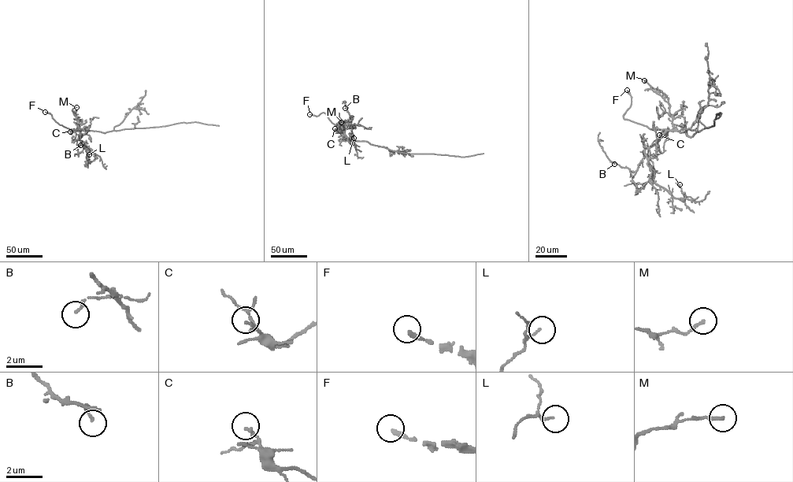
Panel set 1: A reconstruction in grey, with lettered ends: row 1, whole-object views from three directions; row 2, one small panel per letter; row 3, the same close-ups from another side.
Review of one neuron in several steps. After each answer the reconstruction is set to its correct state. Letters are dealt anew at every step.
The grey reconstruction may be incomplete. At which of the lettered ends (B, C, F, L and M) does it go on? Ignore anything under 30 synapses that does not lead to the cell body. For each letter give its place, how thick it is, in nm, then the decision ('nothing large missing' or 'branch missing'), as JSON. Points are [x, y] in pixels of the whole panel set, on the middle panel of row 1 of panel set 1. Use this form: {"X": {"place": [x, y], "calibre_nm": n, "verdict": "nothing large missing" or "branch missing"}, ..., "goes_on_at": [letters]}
{"B": {"place": [345, 108], "calibre_nm": 140, "verdict": "nothing large missing"}, "C": {"place": [335, 128], "calibre_nm": 160, "verdict": "nothing large missing"}, "F": {"place": [309, 114], "calibre_nm": 240, "verdict": "branch missing"}, "L": {"place": [353, 138], "calibre_nm": 100, "verdict": "nothing large missing"}, "M": {"place": [341, 122], "calibre_nm": 150, "verdict": "nothing large missing"}, "goes_on_at": ["F"]}

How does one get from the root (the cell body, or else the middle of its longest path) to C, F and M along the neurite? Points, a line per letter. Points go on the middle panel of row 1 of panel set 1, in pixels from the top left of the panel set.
C: (379, 146), (352, 140), (344, 131), (335, 128)
F: (379, 146), (348, 139), (324, 113), (316, 116), (309, 114)
M: (379, 146), (352, 140), (340, 133), (336, 124), (341, 122)

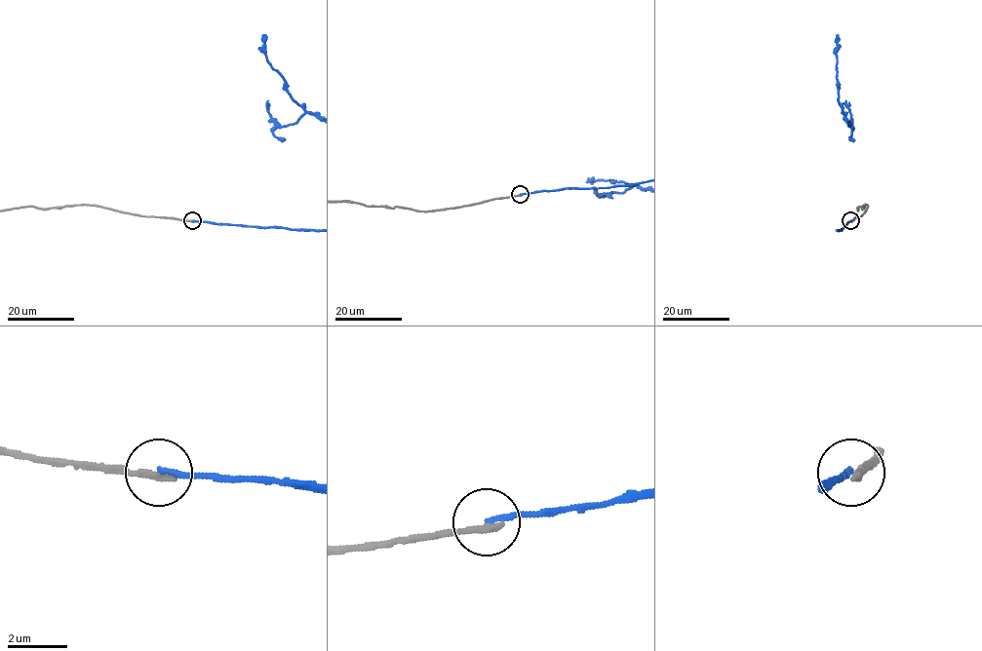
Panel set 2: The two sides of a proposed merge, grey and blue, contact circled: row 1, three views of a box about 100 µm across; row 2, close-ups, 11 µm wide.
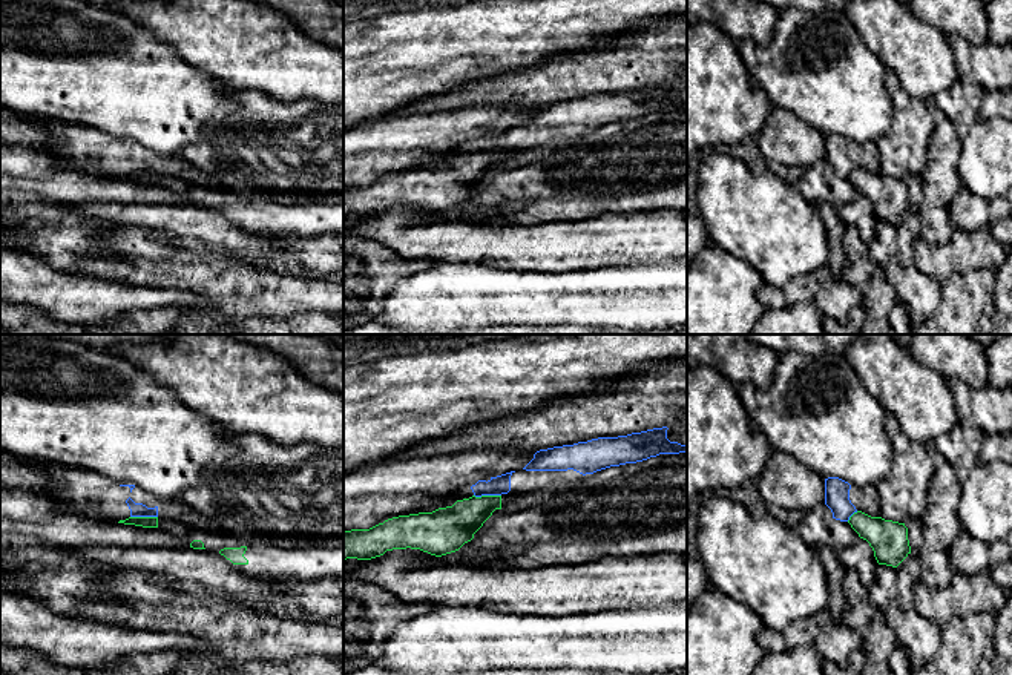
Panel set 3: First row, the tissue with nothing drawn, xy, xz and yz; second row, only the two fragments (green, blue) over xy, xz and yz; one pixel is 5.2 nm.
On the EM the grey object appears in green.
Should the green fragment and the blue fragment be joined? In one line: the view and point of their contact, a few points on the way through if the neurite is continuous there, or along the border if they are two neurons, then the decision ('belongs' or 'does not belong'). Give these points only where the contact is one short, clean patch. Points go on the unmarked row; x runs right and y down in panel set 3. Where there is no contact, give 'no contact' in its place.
contact xy (144, 174); border xy (131, 172), (157, 174); does not belong

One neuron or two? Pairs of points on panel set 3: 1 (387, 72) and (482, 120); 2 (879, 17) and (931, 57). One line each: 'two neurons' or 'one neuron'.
1: two neurons
2: one neuron

